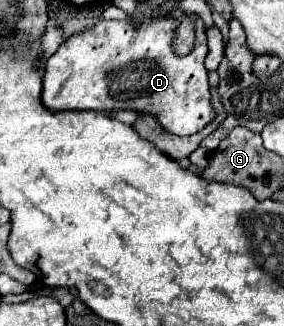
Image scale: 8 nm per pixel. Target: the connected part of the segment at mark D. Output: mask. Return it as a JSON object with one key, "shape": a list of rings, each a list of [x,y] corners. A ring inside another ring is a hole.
{"shape":[[[146,16],[146,22],[142,22],[142,26],[136,30],[132,24],[128,22],[106,22],[106,20],[100,20],[94,28],[86,30],[86,32],[80,32],[78,36],[70,36],[68,40],[64,40],[58,48],[58,52],[54,56],[48,58],[46,62],[46,72],[44,72],[44,78],[42,78],[42,104],[48,108],[48,110],[118,110],[118,108],[128,108],[128,110],[138,110],[138,108],[146,108],[146,112],[154,112],[158,116],[158,122],[170,130],[170,132],[176,132],[176,134],[194,134],[198,130],[202,130],[212,118],[214,118],[214,110],[210,106],[210,92],[208,92],[208,72],[204,68],[204,58],[206,58],[206,34],[204,34],[204,22],[202,20],[196,20],[196,46],[192,50],[192,54],[188,56],[174,56],[172,54],[172,48],[170,48],[170,40],[172,40],[172,32],[174,32],[174,20],[172,18],[158,18],[158,20],[152,20],[152,16]]]}

